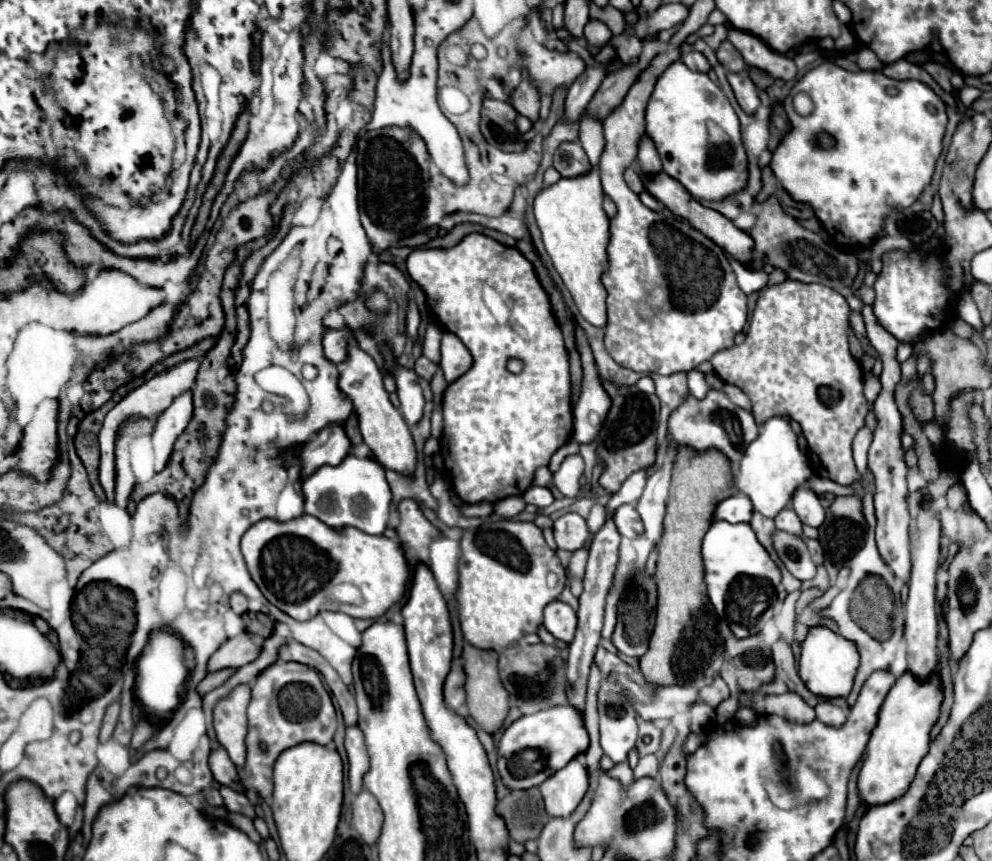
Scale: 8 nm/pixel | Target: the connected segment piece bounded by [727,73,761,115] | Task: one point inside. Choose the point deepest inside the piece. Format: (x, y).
(745, 91)

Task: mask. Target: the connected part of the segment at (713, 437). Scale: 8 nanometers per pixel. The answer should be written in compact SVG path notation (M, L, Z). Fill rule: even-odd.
M711 389L703 401L697 401L695 397L689 395L689 399L673 411L673 415L669 419L669 435L671 435L675 447L687 445L697 451L705 451L711 447L719 449L721 453L725 453L731 459L733 469L737 469L745 449L759 435L759 427L755 423L755 417L749 411L731 403L723 391Z

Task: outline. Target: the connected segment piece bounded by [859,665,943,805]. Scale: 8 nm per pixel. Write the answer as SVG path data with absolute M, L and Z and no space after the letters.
M939 665L937 673L933 673L933 681L925 681L925 685L921 685L921 681L913 681L913 673L909 671L905 671L895 681L881 707L879 723L871 733L867 753L859 771L859 795L867 805L889 803L907 791L921 759L925 757L925 753L929 753L929 733L939 719L941 703L943 689L939 681Z

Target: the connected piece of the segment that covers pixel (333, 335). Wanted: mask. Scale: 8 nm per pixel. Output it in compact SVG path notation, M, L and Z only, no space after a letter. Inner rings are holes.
M349 327L343 329L329 329L323 337L323 351L325 357L333 363L341 363L347 353L345 353L345 345L349 345L353 333L349 333Z

